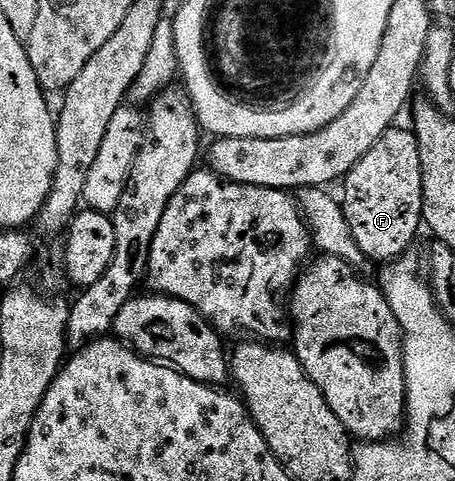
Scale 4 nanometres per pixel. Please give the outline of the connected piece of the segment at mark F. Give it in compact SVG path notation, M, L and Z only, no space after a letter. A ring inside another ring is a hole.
M402 125L389 128L381 137L381 141L377 141L377 145L373 145L373 149L369 149L369 153L365 153L365 157L361 157L361 161L357 161L357 165L353 165L351 172L342 180L342 187L341 204L345 219L352 229L353 238L360 246L361 253L368 261L376 259L379 265L386 265L403 258L412 250L411 242L414 241L419 227L421 231L424 226L421 149L417 145L414 130L407 128L406 131Z

